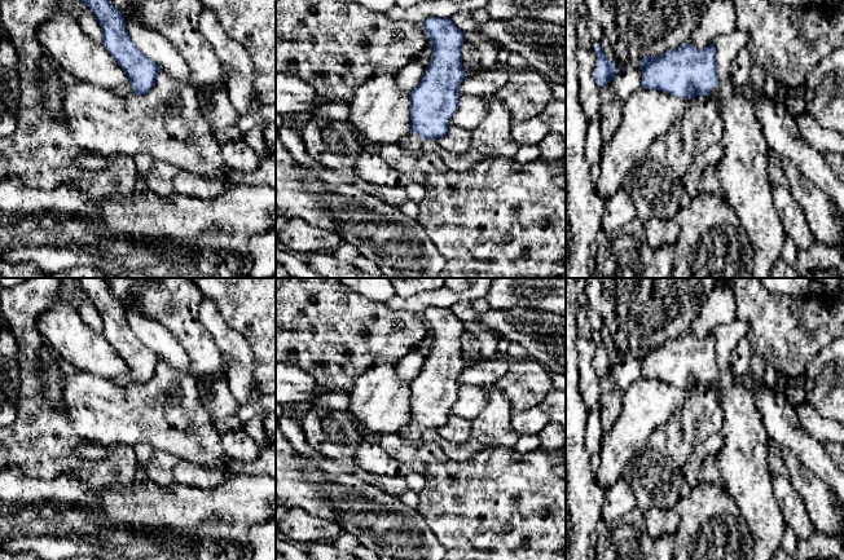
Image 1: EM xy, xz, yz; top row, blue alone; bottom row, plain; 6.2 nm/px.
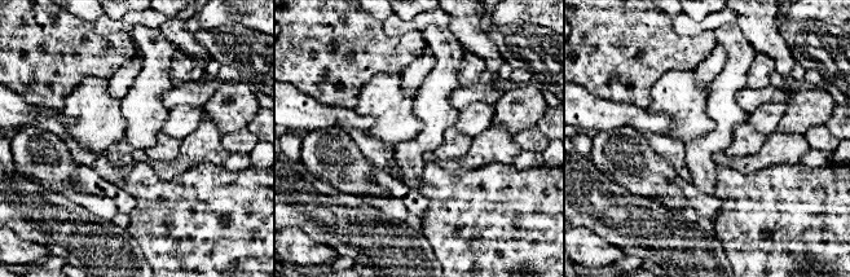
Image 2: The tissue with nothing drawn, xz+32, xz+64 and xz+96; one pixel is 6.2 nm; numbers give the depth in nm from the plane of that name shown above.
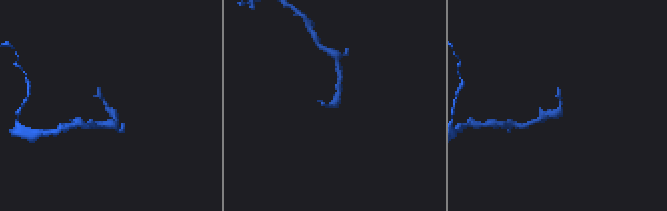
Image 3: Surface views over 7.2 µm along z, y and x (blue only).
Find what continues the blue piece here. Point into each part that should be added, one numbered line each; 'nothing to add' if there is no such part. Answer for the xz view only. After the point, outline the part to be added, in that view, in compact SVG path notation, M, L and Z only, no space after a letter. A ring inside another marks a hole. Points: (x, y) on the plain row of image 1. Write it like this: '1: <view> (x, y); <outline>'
1: xz (412, 432); M409 423L405 428L403 428L399 435L401 436L401 438L404 438L405 441L412 442L416 447L422 445L422 440L421 440L421 435L422 435L423 429L414 424L414 423Z

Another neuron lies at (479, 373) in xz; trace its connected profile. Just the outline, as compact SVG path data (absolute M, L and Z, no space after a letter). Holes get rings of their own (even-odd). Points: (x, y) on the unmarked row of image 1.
M506 357L480 358L465 366L458 376L461 385L483 387L485 384L496 384L509 370L509 360Z

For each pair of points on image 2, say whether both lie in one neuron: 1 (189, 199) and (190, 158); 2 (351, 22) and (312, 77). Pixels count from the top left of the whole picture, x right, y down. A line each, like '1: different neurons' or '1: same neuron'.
1: different neurons
2: same neuron

